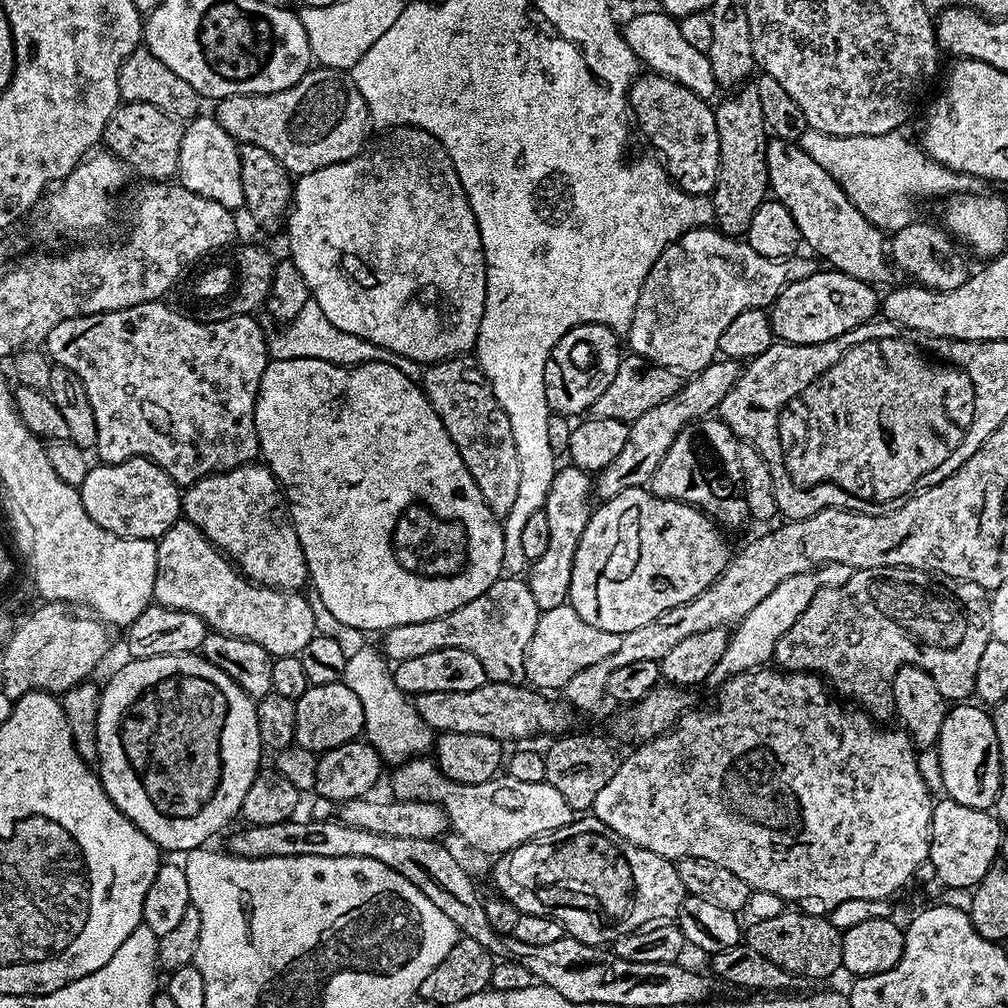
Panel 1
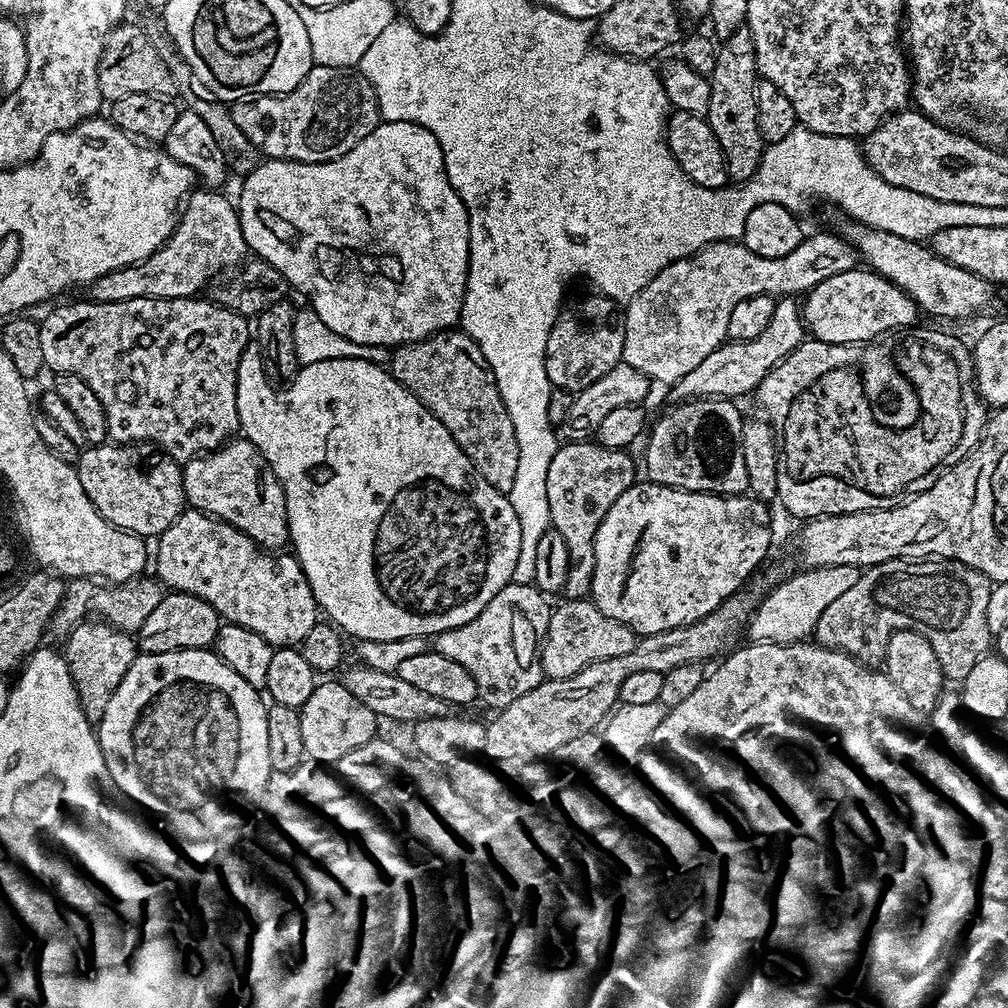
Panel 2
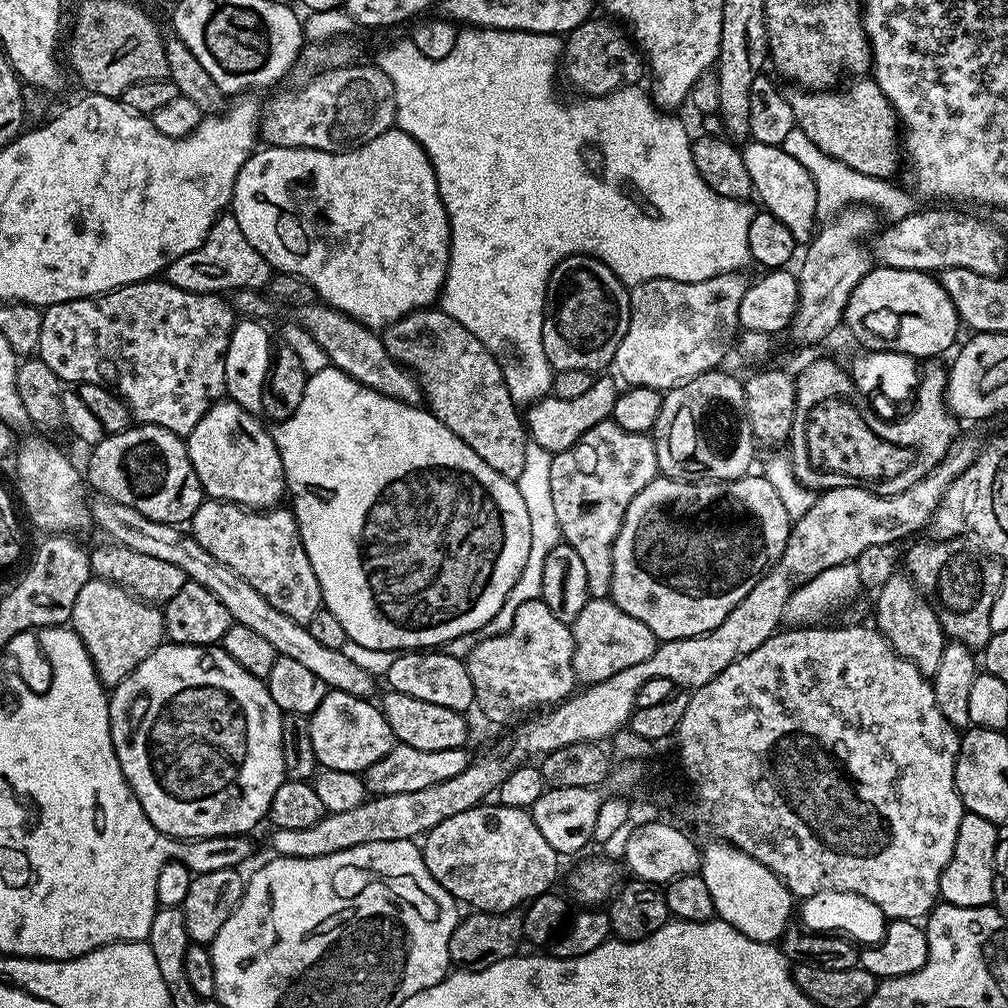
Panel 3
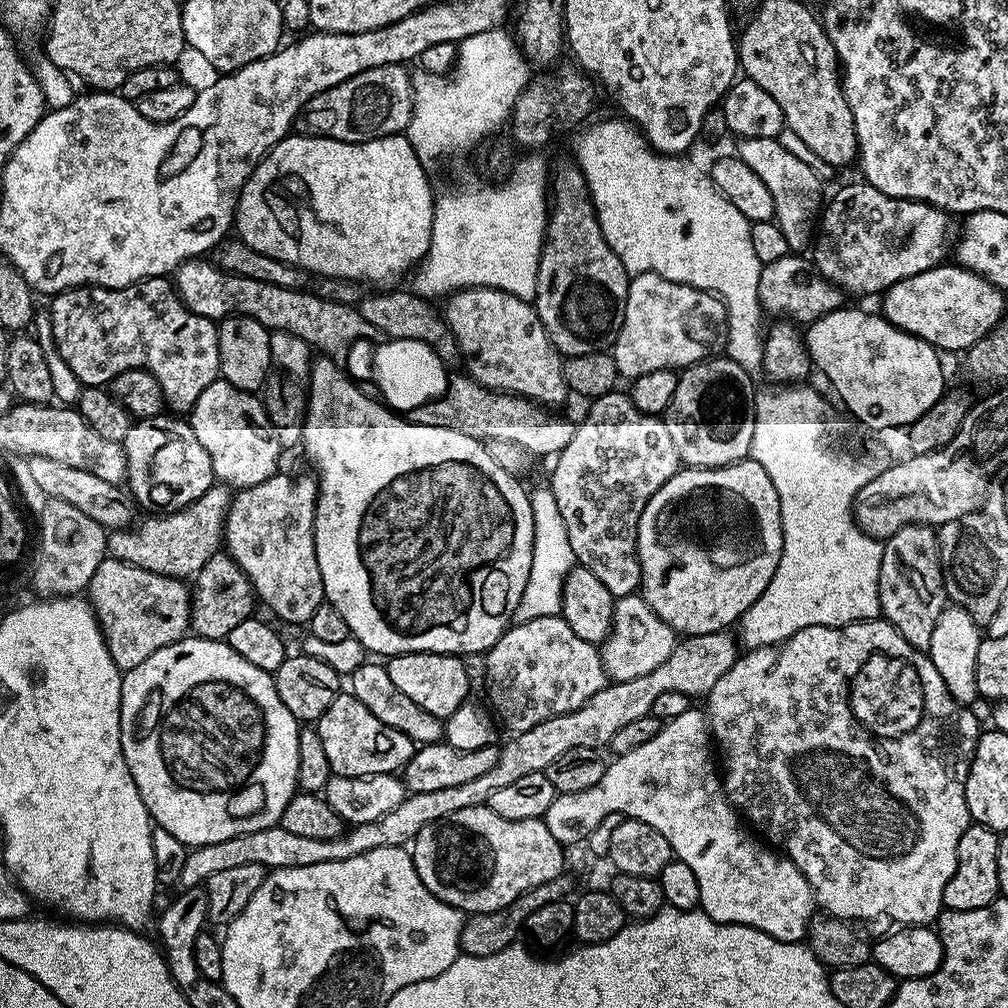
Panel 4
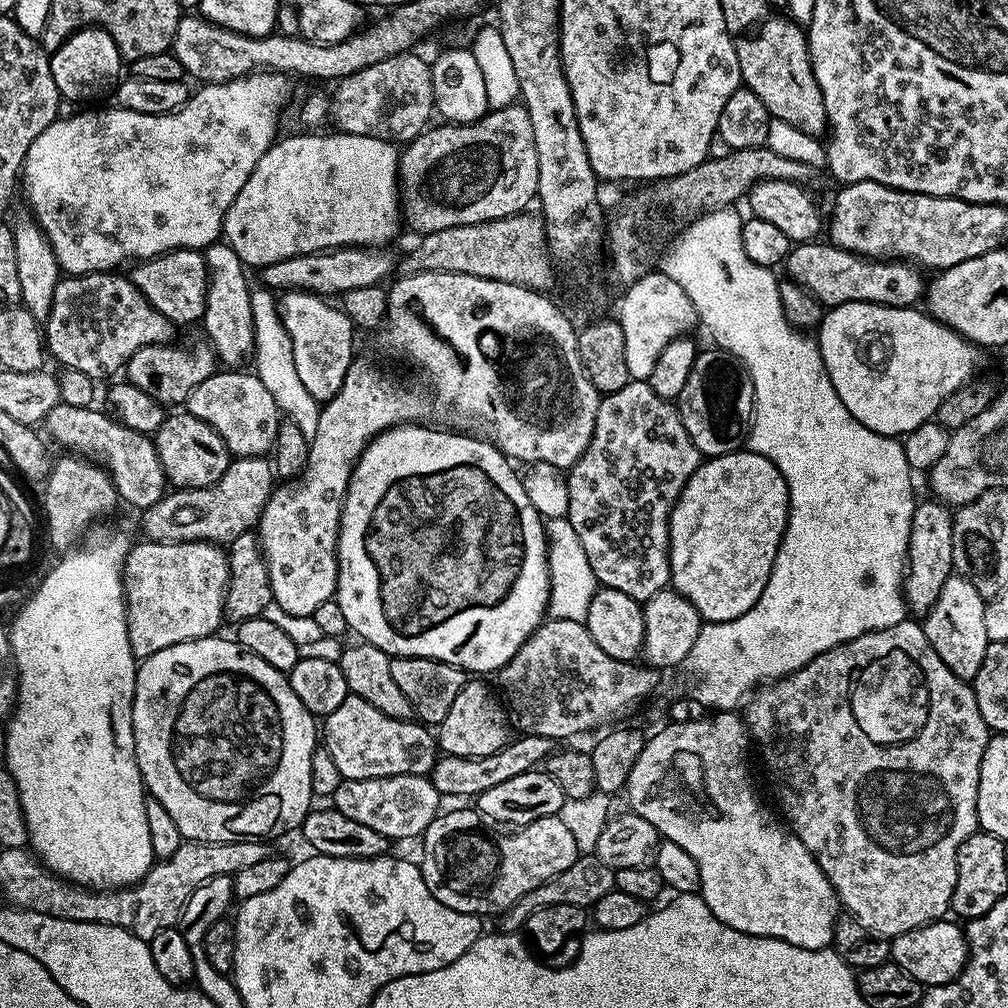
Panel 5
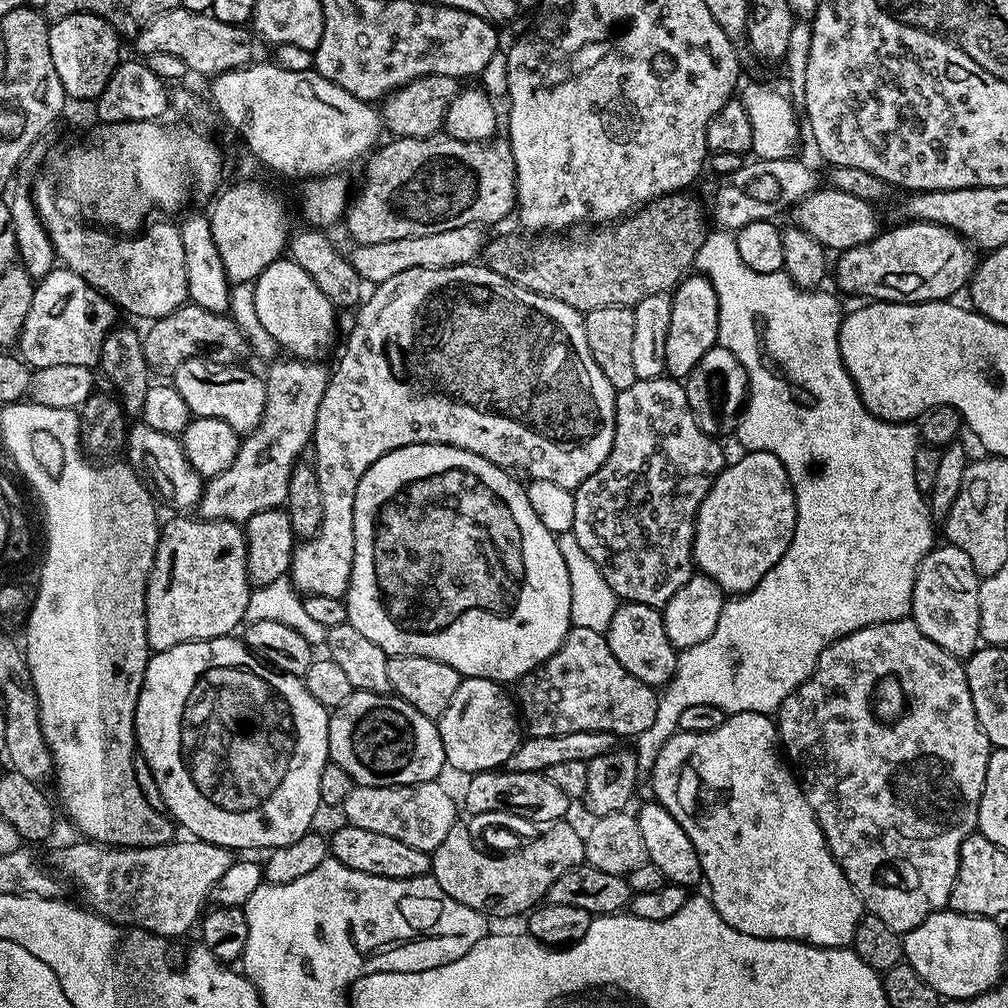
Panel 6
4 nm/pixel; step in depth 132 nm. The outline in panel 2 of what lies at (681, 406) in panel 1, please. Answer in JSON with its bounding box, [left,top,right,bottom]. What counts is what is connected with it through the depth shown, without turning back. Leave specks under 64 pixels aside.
[670,298,806,401]

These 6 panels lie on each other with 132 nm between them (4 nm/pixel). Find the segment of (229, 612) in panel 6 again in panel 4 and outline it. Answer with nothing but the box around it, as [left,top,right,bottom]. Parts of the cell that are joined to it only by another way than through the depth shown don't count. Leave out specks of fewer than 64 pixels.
[86,558,192,670]

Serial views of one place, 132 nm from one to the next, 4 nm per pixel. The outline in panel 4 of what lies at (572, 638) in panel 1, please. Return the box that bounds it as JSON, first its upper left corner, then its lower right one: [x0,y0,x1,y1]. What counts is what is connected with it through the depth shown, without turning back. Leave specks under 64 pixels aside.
[600,596,678,684]

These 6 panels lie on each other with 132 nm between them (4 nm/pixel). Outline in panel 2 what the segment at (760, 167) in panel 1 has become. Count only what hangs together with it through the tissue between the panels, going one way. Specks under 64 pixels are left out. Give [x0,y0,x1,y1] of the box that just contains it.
[707,27,766,182]

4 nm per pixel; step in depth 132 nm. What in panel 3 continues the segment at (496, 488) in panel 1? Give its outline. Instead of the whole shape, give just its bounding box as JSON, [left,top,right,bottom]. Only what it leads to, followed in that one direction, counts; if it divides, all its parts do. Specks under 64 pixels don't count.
[382,306,530,480]

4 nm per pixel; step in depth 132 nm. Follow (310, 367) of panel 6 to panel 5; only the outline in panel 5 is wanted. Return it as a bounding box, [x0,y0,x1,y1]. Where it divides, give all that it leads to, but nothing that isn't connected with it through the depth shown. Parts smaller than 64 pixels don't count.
[143,456,274,546]

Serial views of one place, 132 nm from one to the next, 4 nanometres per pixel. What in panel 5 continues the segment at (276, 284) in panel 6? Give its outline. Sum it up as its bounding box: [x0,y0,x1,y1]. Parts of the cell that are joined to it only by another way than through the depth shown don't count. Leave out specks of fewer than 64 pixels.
[278,292,354,402]

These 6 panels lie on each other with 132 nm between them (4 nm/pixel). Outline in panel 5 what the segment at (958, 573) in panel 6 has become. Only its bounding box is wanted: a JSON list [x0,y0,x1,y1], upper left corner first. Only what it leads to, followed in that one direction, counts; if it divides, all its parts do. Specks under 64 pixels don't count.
[922,574,990,682]

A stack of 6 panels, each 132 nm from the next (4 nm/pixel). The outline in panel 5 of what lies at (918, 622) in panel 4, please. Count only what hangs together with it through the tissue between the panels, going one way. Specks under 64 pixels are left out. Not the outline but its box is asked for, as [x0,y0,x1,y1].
[904,499,954,618]

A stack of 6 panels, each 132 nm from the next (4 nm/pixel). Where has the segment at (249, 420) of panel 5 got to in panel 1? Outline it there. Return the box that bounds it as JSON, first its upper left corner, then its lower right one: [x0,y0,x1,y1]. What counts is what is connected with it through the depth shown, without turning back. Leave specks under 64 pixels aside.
[182,462,309,592]

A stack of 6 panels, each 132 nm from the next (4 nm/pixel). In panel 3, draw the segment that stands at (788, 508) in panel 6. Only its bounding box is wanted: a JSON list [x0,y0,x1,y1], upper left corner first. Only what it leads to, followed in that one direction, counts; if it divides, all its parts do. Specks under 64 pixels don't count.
[611,474,789,641]

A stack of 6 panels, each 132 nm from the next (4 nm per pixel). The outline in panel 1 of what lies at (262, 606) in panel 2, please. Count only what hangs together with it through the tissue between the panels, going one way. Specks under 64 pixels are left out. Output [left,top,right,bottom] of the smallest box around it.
[154,518,318,658]

